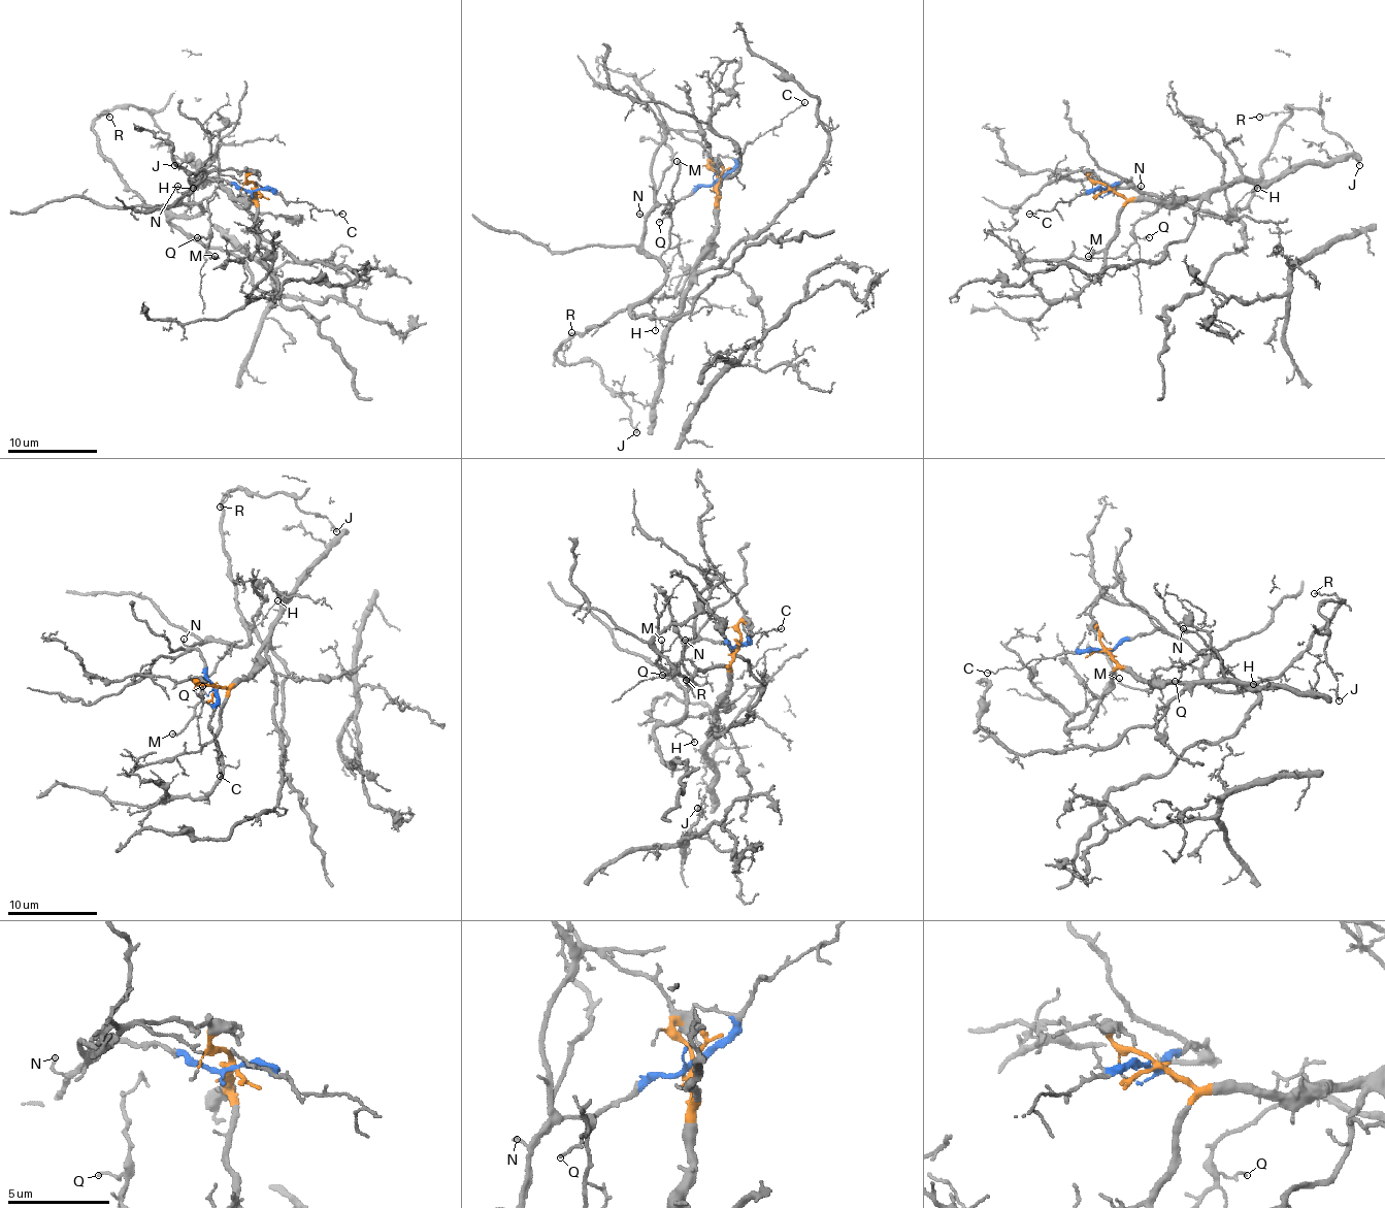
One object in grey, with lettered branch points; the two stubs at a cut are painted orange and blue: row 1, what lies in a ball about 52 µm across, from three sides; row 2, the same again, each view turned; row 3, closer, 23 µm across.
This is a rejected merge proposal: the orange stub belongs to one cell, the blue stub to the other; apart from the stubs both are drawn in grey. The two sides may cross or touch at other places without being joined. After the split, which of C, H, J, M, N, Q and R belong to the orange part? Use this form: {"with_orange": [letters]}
{"with_orange": []}

